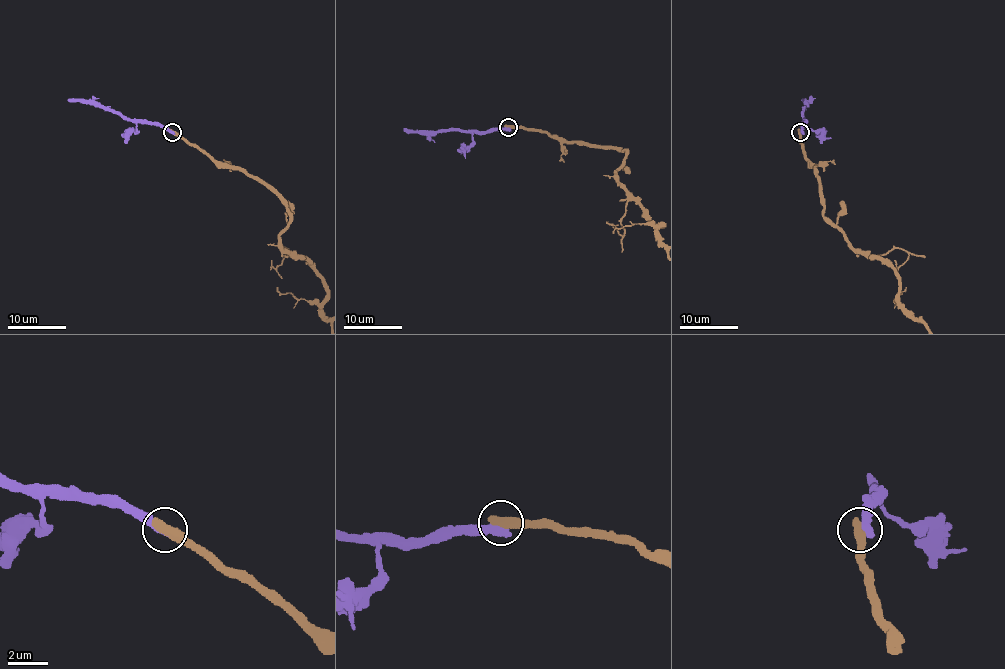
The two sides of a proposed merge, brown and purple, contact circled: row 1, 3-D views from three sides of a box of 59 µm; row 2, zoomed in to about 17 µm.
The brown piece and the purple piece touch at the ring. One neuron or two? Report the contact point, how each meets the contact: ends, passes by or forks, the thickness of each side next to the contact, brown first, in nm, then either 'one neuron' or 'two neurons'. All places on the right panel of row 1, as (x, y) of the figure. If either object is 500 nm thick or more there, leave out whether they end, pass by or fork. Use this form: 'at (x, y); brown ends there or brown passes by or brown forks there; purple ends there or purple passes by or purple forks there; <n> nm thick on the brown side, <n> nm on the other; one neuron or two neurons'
at (800, 132); 600 nm thick on the brown side, 500 nm on the other; two neurons

